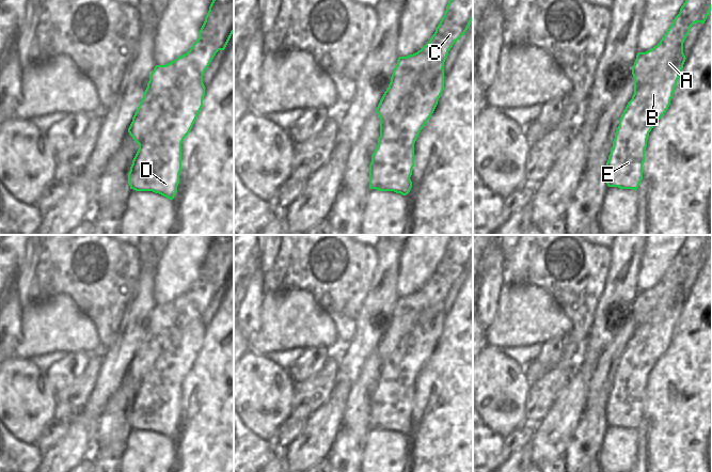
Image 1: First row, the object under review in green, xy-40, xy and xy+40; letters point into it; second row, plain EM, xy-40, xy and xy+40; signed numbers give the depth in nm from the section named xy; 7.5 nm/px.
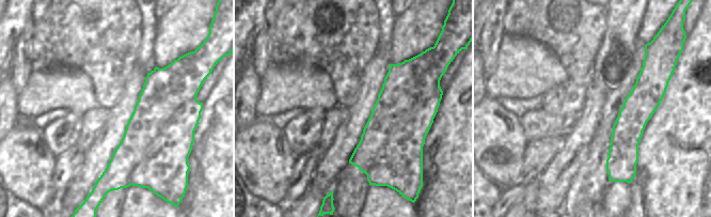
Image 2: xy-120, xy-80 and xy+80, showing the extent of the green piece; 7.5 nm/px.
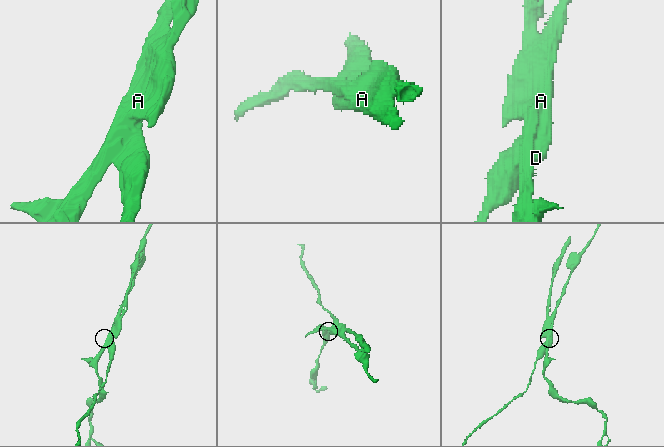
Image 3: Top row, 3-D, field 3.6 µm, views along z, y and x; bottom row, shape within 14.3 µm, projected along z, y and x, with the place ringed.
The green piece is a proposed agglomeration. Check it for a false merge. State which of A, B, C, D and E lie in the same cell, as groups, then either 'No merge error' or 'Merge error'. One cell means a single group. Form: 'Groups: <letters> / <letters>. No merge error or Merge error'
Groups: A B D E / C. Merge error

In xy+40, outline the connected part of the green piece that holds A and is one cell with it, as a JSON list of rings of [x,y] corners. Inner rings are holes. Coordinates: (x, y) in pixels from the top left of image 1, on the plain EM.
[[[677,254],[659,283],[646,292],[638,292],[636,295],[634,304],[642,304],[645,311],[654,309],[655,314],[653,318],[650,319],[648,324],[644,324],[638,333],[628,342],[619,359],[619,365],[615,372],[613,387],[606,402],[606,423],[608,426],[633,428],[636,430],[643,419],[643,404],[645,402],[645,389],[647,387],[649,372],[653,367],[653,364],[668,348],[677,320],[679,318],[679,314],[686,298],[683,293],[683,283],[680,283],[669,292],[665,290],[666,284],[682,271],[685,258],[685,255]],[[650,343],[654,345],[653,352],[658,353],[659,356],[653,359],[653,364],[648,366],[647,369],[640,374],[638,382],[633,386],[632,382],[636,376],[634,369],[640,363],[637,350],[642,345],[648,345]]]

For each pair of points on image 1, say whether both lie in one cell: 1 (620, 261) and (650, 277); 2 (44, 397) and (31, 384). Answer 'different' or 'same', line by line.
1: different
2: same

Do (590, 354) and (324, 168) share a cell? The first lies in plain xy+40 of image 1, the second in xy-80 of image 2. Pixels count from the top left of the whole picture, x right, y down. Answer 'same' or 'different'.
same

